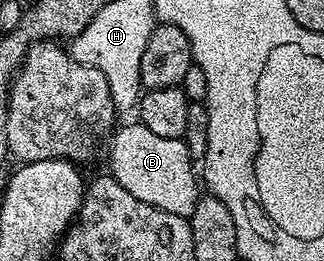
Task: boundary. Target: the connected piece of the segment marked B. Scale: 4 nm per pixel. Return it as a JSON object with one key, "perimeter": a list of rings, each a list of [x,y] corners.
{"perimeter":[[[143,124],[135,125],[121,125],[111,135],[112,147],[108,150],[108,166],[112,169],[109,170],[110,176],[118,180],[118,184],[122,184],[126,192],[130,192],[130,196],[138,196],[142,204],[150,204],[174,216],[191,219],[196,202],[202,196],[202,190],[198,185],[197,171],[196,174],[192,171],[194,159],[190,156],[186,144],[179,138],[154,136],[154,132],[150,132],[150,128]]]}

